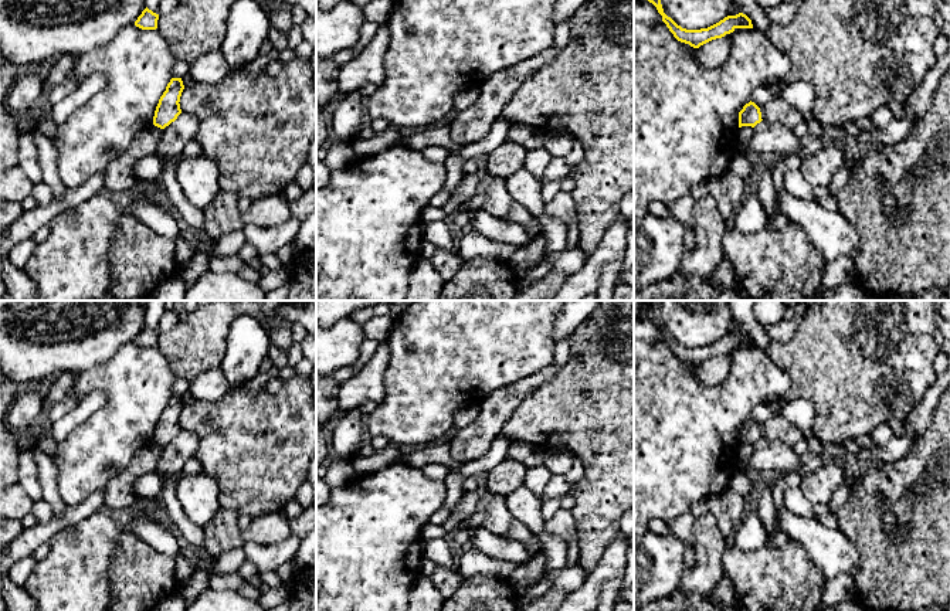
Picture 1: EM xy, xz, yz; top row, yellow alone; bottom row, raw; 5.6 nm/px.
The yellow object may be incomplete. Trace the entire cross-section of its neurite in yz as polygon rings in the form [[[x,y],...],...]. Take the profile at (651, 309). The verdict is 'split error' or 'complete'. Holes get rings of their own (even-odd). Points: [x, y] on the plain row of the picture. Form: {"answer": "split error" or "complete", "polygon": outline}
{"answer": "complete", "polygon": [[[634,301],[634,316],[645,316],[652,320],[662,333],[662,339],[666,342],[674,354],[693,366],[699,366],[712,357],[722,356],[726,352],[733,350],[736,346],[753,346],[751,337],[743,330],[727,333],[708,346],[682,346],[664,330],[661,322],[661,301]]]}

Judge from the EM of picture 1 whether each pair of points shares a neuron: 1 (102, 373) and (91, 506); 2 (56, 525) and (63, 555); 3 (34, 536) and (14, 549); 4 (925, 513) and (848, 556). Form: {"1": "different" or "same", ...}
{"1": "different", "2": "different", "3": "same", "4": "different"}

